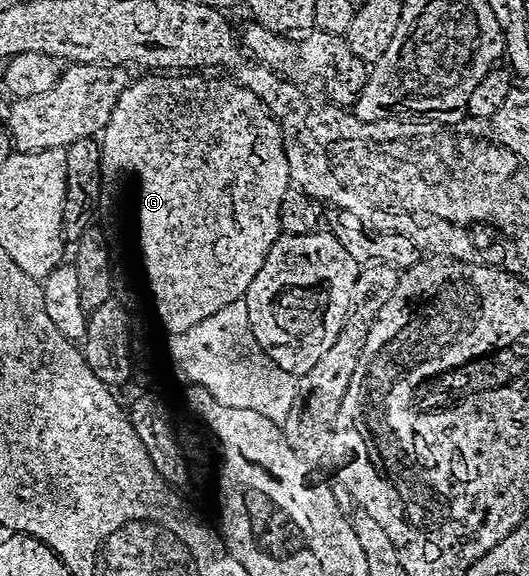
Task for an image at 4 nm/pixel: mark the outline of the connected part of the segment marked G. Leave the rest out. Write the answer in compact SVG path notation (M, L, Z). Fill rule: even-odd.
M144 75L141 81L133 80L127 88L124 89L122 95L118 97L118 103L114 105L114 111L110 115L110 123L106 123L104 132L99 138L100 143L100 162L102 163L102 191L100 192L99 208L108 212L108 229L107 232L112 232L111 240L114 242L115 252L118 254L118 265L128 272L128 289L136 297L141 297L142 300L148 301L152 297L152 309L156 312L156 317L162 324L168 328L169 334L181 333L190 327L194 327L198 323L202 323L204 319L210 315L214 315L218 311L222 311L224 307L241 300L244 293L250 287L250 283L254 283L254 277L258 275L258 271L262 267L268 252L270 251L276 238L281 236L282 230L280 227L280 212L282 211L283 200L286 199L290 188L288 180L288 164L286 163L286 151L284 150L284 137L280 133L280 124L276 118L272 116L269 109L262 103L262 99L258 99L258 95L254 95L254 91L250 91L246 86L232 81L203 81L203 76L200 75Z

